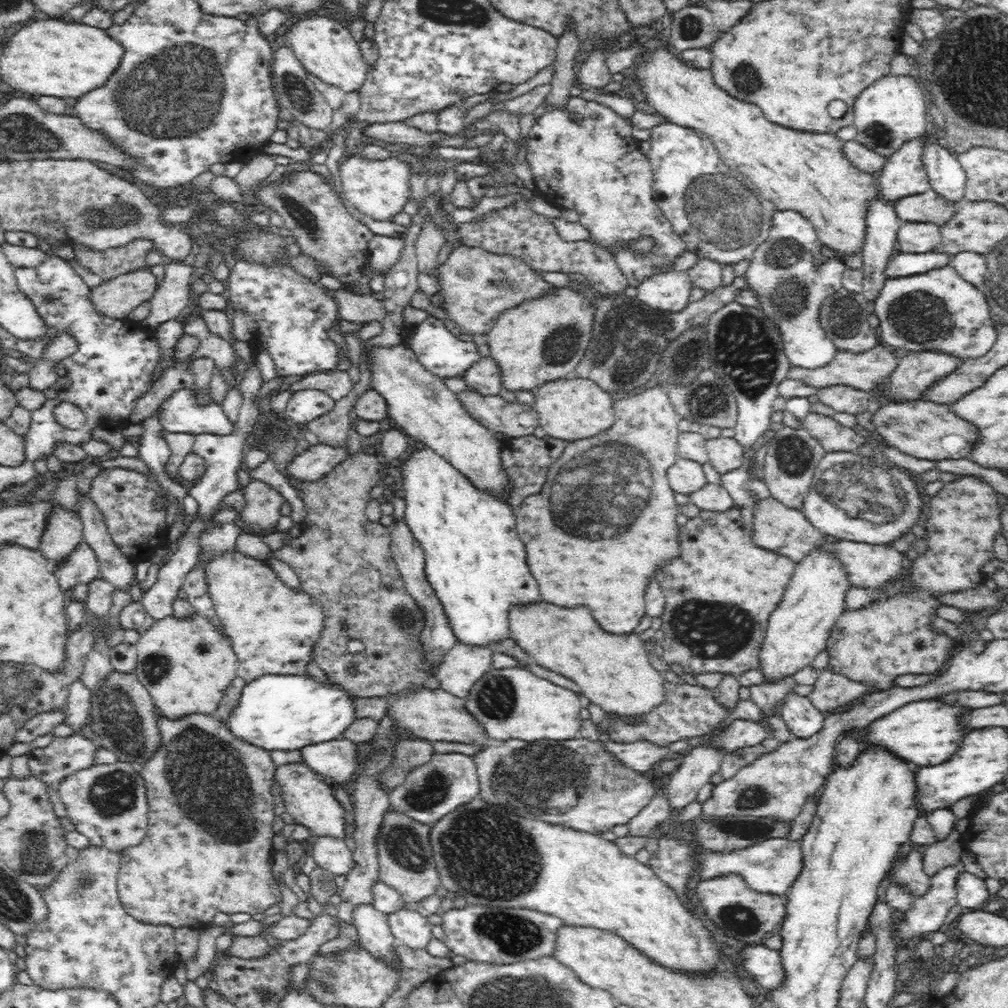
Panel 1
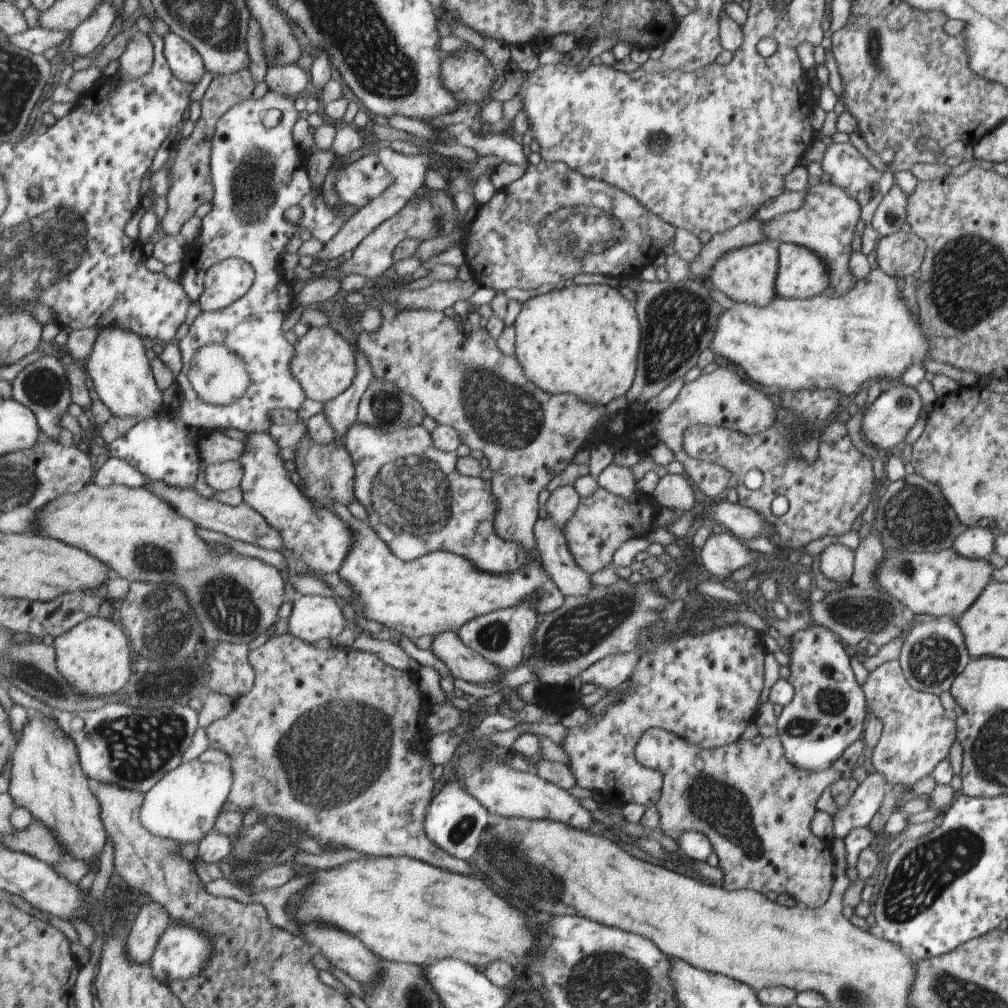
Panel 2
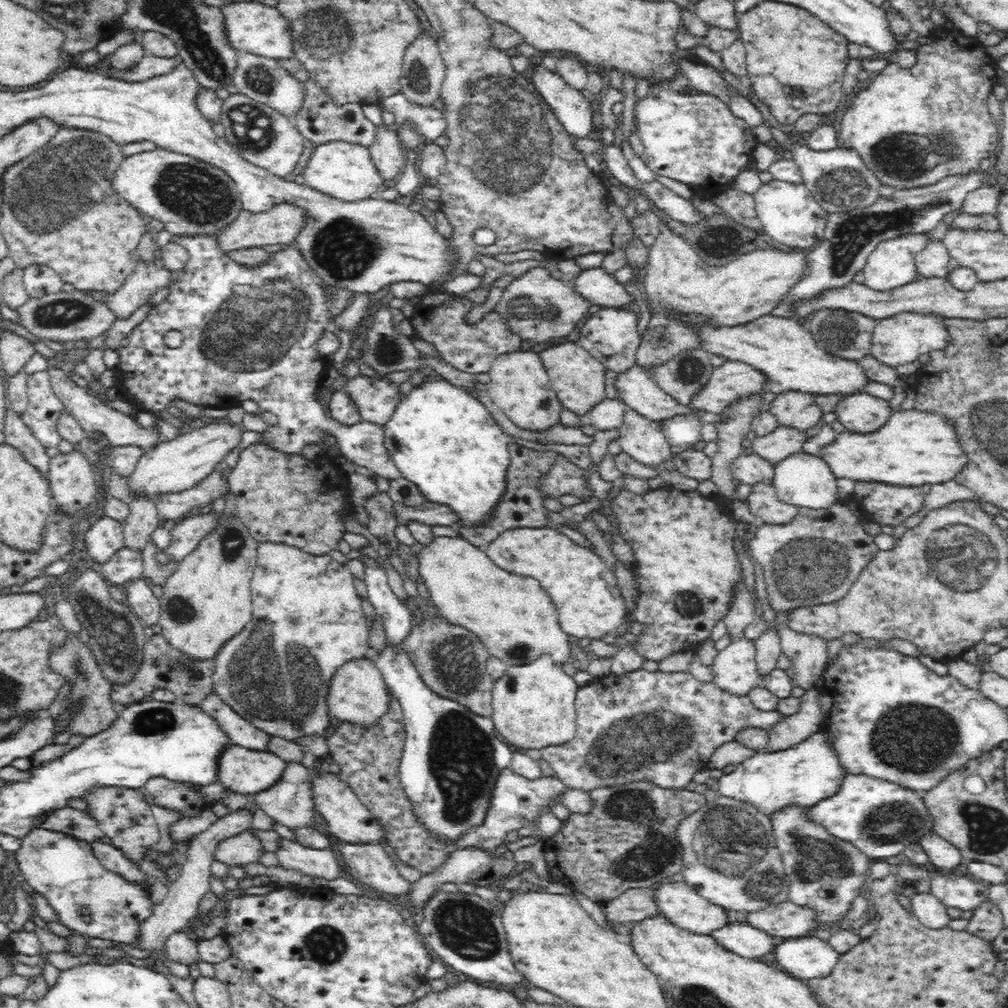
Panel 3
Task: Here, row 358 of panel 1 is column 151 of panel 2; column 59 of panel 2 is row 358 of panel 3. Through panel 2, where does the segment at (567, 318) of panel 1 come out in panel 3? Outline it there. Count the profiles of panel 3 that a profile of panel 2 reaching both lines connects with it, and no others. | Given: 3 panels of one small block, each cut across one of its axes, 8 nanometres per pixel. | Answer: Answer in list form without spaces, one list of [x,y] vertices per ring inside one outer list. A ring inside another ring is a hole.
[[[534,351],[506,353],[492,363],[488,371],[490,382],[483,387],[488,396],[518,428],[530,431],[547,430],[560,424],[560,412],[565,408],[549,385],[549,376]]]

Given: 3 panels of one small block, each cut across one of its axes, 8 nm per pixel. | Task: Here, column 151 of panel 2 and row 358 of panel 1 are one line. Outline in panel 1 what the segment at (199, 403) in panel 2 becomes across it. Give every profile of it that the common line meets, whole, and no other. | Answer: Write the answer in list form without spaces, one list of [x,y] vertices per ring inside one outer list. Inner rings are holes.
[[[431,315],[423,322],[407,327],[404,330],[404,342],[416,353],[424,368],[440,378],[462,377],[476,360],[481,359],[475,342],[452,334],[441,320]]]

